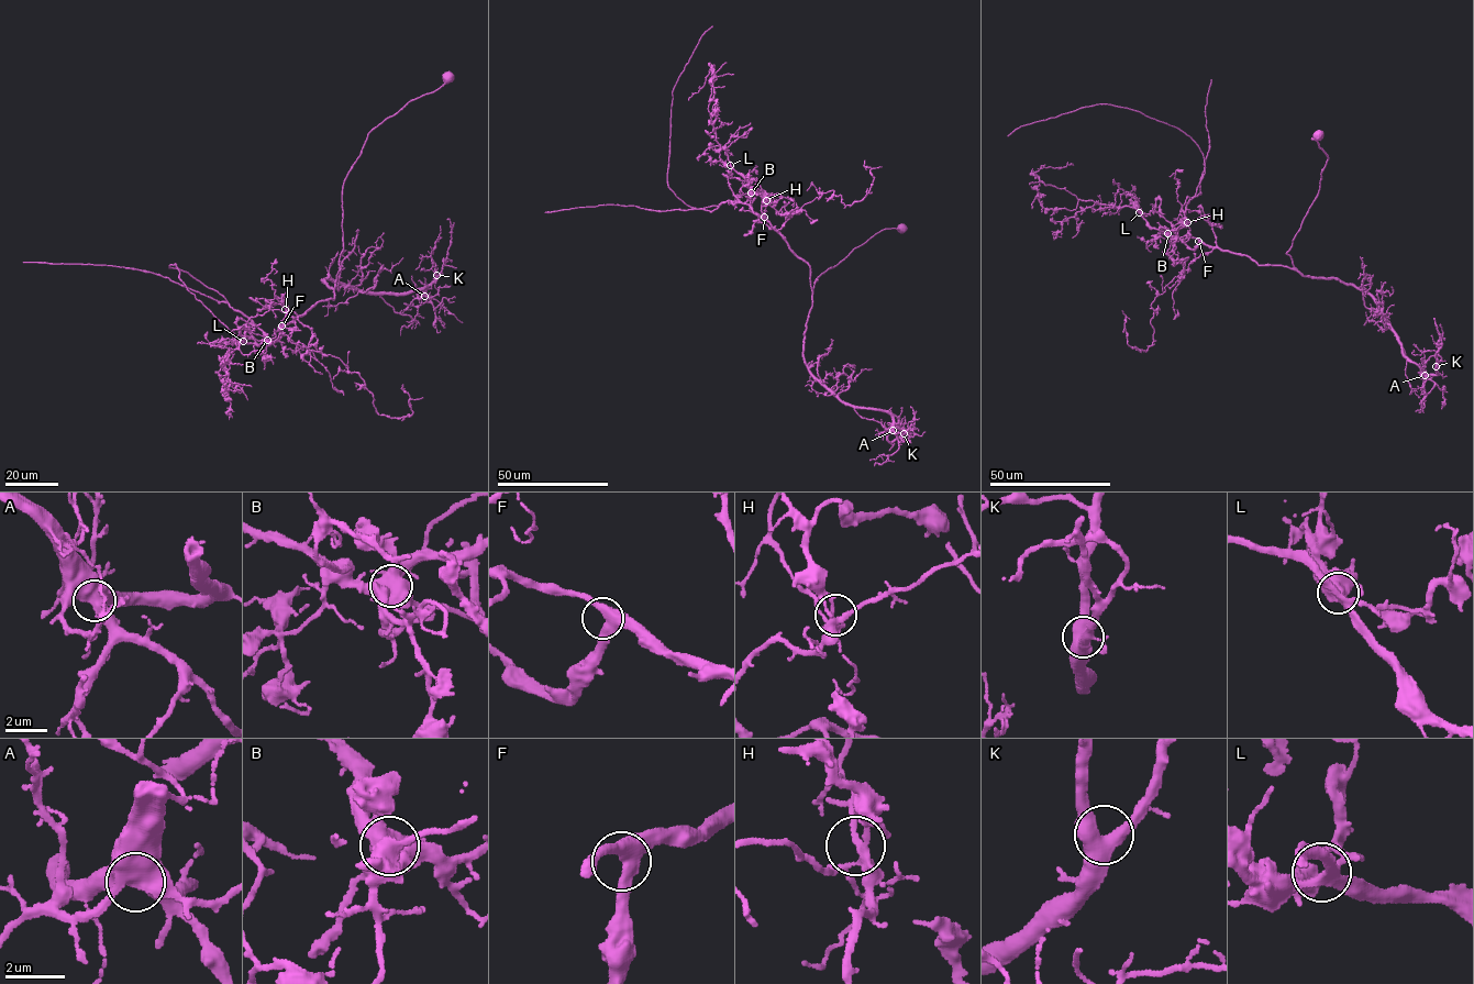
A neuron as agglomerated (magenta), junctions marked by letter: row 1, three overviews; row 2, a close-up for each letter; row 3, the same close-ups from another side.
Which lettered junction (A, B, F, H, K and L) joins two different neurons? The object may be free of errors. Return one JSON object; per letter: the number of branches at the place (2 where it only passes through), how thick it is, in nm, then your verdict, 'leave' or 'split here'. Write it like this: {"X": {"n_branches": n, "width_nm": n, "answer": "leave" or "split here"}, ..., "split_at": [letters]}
{"A": {"n_branches": 3, "width_nm": 500, "answer": "leave"}, "B": {"n_branches": 6, "width_nm": 700, "answer": "split here"}, "F": {"n_branches": 3, "width_nm": 400, "answer": "leave"}, "H": {"n_branches": 4, "width_nm": 280, "answer": "leave"}, "K": {"n_branches": 3, "width_nm": 500, "answer": "leave"}, "L": {"n_branches": 4, "width_nm": 320, "answer": "leave"}, "split_at": ["B"]}

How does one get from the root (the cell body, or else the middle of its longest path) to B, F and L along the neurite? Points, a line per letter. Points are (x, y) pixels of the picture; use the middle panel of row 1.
B: (900, 228), (884, 229), (855, 247), (816, 279), (812, 296), (810, 267), (766, 220), (755, 213), (751, 192)
F: (900, 228), (884, 229), (855, 247), (816, 279), (812, 296), (810, 267), (764, 217)
L: (900, 228), (884, 229), (855, 247), (816, 279), (812, 296), (810, 267), (755, 213), (751, 187), (730, 165)

